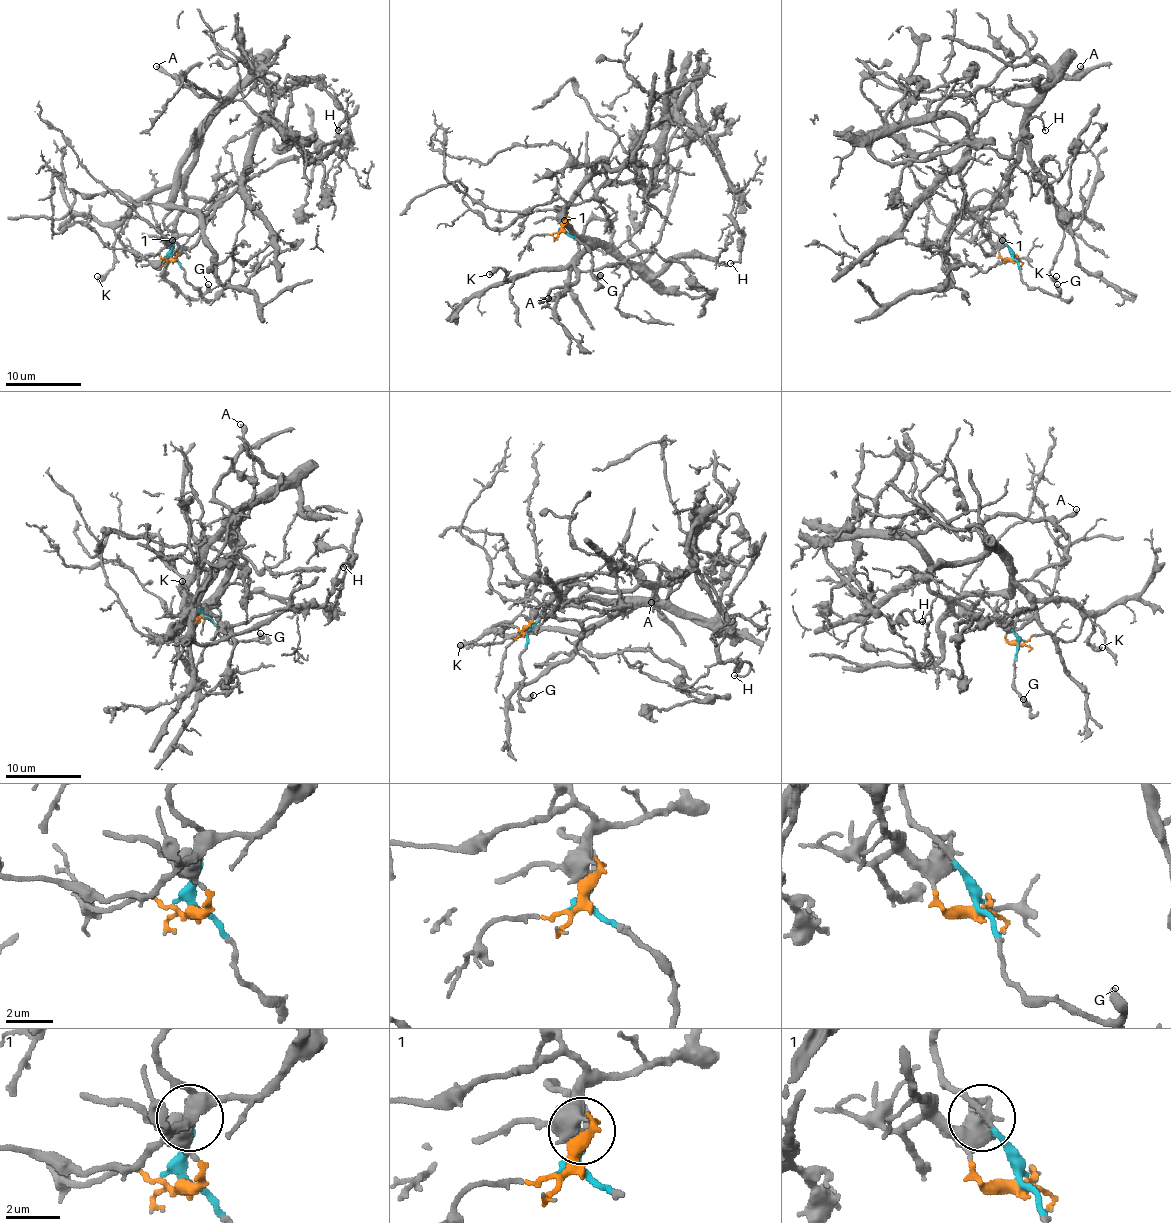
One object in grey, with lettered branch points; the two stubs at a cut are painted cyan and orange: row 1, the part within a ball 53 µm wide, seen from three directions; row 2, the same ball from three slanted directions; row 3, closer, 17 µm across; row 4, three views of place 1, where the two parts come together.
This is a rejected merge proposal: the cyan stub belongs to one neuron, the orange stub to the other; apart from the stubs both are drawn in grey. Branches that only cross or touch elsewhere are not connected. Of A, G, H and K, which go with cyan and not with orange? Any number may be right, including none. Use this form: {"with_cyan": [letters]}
{"with_cyan": ["A", "G", "K"]}

